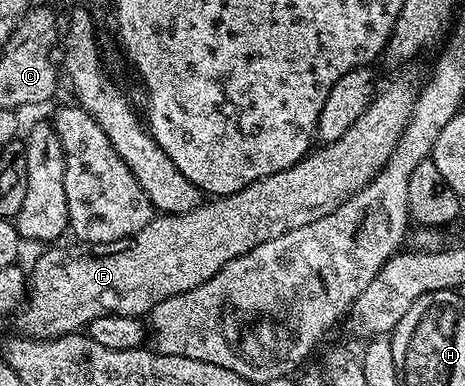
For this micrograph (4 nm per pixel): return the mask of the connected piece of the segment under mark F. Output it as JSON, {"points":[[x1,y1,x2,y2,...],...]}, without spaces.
{"points":[[400,79,397,83,390,84,381,95,379,92,373,98,370,106,362,113,362,117,358,117,354,121,354,125,350,125,350,129,346,129,346,133,342,133,342,137,338,141,317,146,311,153,299,159,290,169,282,169,282,173,270,173,270,177,262,177,234,193,209,198,207,201,201,202,200,206,194,208,193,211,182,211,179,215,157,214,137,235,121,239,119,243,86,243,75,245,76,247,52,245,47,249,41,250,44,252,37,257,32,271,30,267,30,294,18,311,20,327,24,330,21,332,33,339,47,339,51,341,58,338,59,335,70,335,79,332,81,329,87,328,88,323,94,321,95,318,102,317,103,315,147,316,162,300,169,299,175,295,181,295,198,285,202,285,206,281,210,281,210,277,214,277,214,273,218,273,230,261,250,253,250,249,258,249,258,245,266,245,266,241,274,241,274,237,282,237,282,233,290,233,290,229,302,229,302,225,310,225,310,221,318,221,318,217,326,217,330,213,334,213,334,209,338,209,338,205,350,201,350,197,354,197,363,189,386,165,386,161,390,161,390,155,394,153,394,147,398,145,398,139,402,137,408,125,408,119,411,117,412,110,416,105,417,94,417,88,415,86,412,88,410,80]]}

